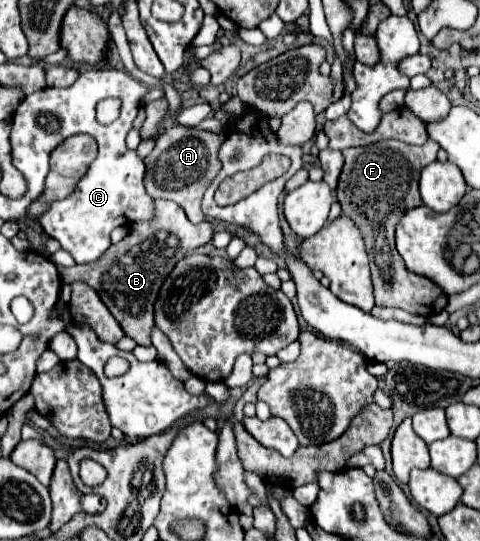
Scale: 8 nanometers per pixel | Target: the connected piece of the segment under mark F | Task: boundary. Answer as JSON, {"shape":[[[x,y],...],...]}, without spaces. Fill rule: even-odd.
{"shape":[[[428,139],[424,145],[378,141],[366,147],[352,147],[342,151],[344,167],[334,195],[342,207],[342,215],[350,217],[354,225],[358,225],[358,231],[366,243],[374,281],[374,299],[378,307],[398,307],[408,313],[428,317],[440,313],[448,303],[446,293],[438,285],[434,285],[428,277],[414,275],[406,269],[394,245],[394,229],[400,217],[408,209],[422,205],[418,193],[420,171],[436,159],[438,149],[440,145]]]}

